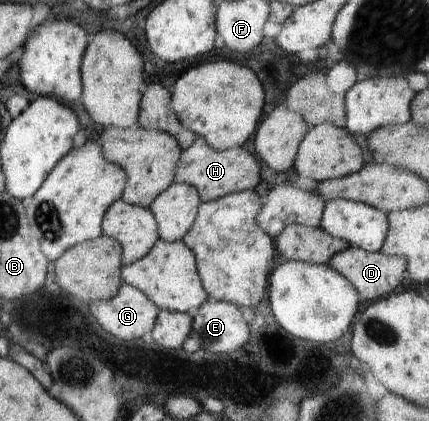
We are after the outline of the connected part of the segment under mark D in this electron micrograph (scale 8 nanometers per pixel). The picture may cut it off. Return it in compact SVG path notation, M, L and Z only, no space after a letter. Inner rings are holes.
M348 246L347 249L335 254L328 264L355 287L361 301L375 301L392 294L407 277L407 260L404 257L383 255L380 251L363 251L355 246Z

